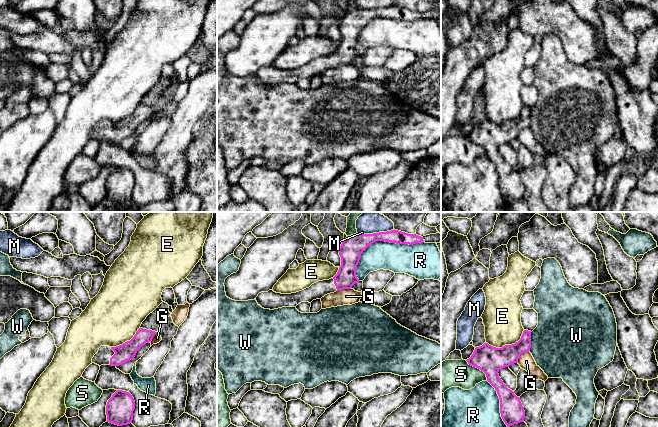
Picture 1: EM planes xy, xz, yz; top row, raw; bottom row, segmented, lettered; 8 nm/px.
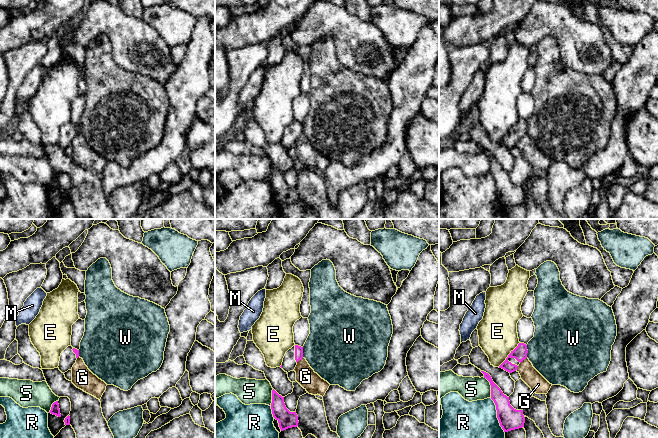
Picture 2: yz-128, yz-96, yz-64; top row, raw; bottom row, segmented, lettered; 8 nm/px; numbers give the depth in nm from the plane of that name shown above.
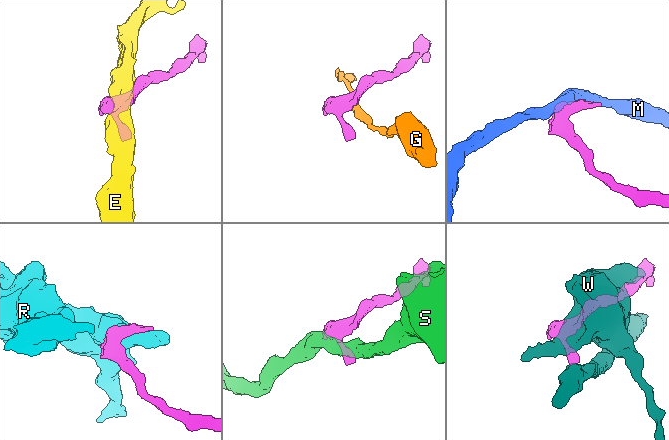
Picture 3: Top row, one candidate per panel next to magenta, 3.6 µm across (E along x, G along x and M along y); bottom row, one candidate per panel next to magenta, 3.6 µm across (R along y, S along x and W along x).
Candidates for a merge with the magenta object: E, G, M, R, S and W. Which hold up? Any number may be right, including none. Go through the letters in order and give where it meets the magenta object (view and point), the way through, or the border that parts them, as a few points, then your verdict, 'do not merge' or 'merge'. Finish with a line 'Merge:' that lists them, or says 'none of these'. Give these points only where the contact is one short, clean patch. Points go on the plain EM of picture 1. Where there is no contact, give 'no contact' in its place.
E: meets magenta in yz at (507, 121); do not merge
G: meets magenta in yz at (521, 129); border along yz (528, 127), (521, 130), (517, 137); do not merge
M: meets magenta in xz at (375, 9); border along xz (394, 5), (372, 9), (357, 9); do not merge
R: meets magenta in xz at (380, 16); do not merge
S: meets magenta in yz at (478, 144); do not merge
W: meets magenta in yz at (530, 118); do not merge
Merge: none of these

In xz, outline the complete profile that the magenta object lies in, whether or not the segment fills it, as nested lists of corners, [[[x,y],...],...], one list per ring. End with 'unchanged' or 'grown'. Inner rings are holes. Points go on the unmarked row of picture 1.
[[[395,5],[387,8],[356,9],[347,12],[339,24],[341,42],[333,54],[318,57],[309,64],[291,70],[276,69],[273,66],[261,68],[255,76],[262,84],[274,86],[282,83],[296,83],[301,78],[311,79],[313,76],[321,75],[325,71],[338,66],[351,65],[355,59],[359,58],[356,52],[356,44],[361,30],[376,17],[412,21],[423,19],[423,13]]] | grown

